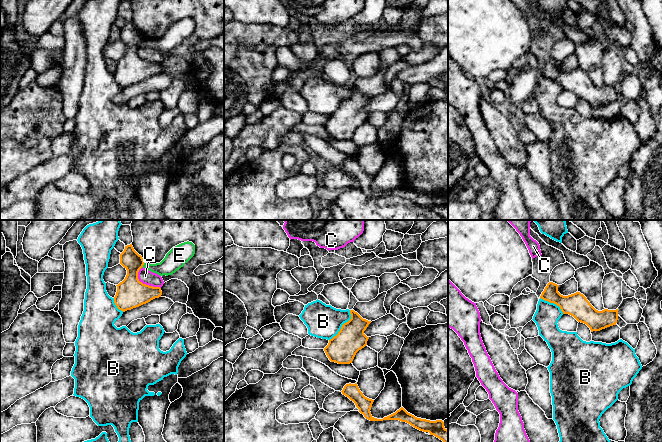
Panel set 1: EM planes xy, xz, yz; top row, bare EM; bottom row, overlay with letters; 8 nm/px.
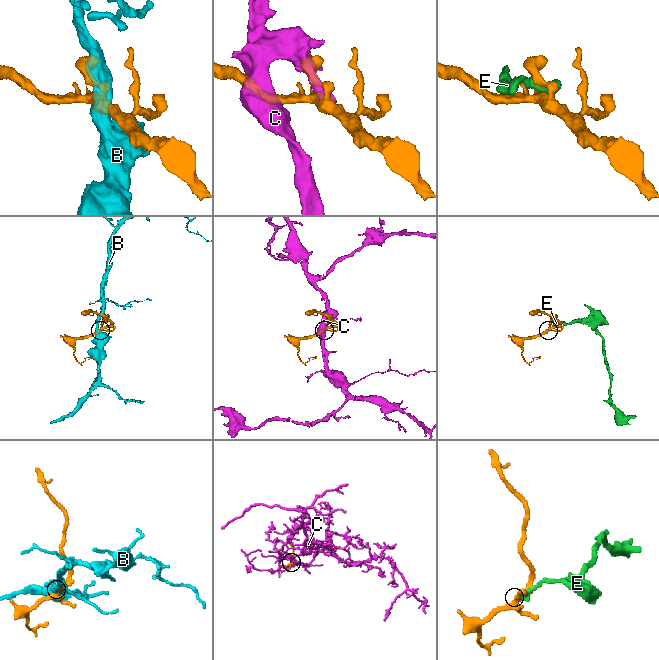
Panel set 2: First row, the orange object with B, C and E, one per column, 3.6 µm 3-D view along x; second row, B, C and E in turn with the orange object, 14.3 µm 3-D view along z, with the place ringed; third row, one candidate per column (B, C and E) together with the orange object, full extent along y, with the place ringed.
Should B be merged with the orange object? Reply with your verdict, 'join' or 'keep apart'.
keep apart

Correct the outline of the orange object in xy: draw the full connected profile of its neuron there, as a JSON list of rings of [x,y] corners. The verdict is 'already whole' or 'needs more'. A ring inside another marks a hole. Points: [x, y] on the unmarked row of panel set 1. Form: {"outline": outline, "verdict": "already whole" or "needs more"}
{"outline": [[[132,20],[125,22],[120,30],[120,40],[127,46],[127,51],[116,61],[114,79],[119,86],[125,88],[161,73],[160,63],[149,62],[139,57],[138,48],[143,43],[144,36]]], "verdict": "already whole"}

